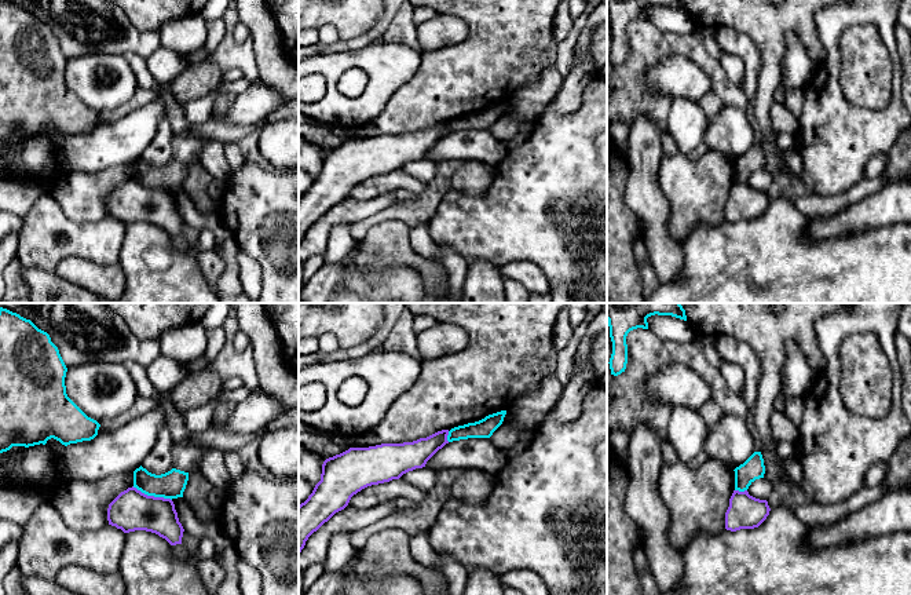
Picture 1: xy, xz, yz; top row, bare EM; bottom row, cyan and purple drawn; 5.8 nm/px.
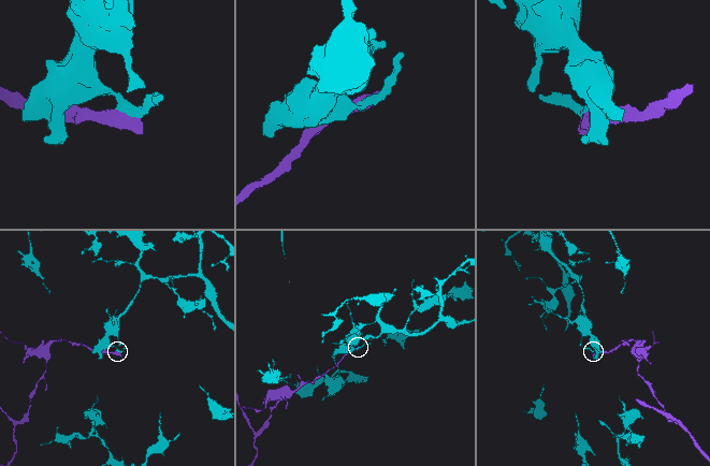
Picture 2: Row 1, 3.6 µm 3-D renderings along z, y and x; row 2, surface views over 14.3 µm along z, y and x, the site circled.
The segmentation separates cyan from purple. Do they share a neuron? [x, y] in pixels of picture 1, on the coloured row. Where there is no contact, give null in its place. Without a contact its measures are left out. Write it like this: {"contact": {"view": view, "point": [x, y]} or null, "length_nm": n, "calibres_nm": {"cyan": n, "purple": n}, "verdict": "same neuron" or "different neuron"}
{"contact": {"view": "xy", "point": [152, 495]}, "length_nm": 240, "calibres_nm": {"cyan": 160, "purple": 240}, "verdict": "same neuron"}

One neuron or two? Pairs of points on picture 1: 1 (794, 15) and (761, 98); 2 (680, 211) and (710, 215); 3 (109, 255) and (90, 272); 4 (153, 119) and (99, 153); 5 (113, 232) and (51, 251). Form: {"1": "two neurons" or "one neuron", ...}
{"1": "one neuron", "2": "one neuron", "3": "two neurons", "4": "one neuron", "5": "one neuron"}

